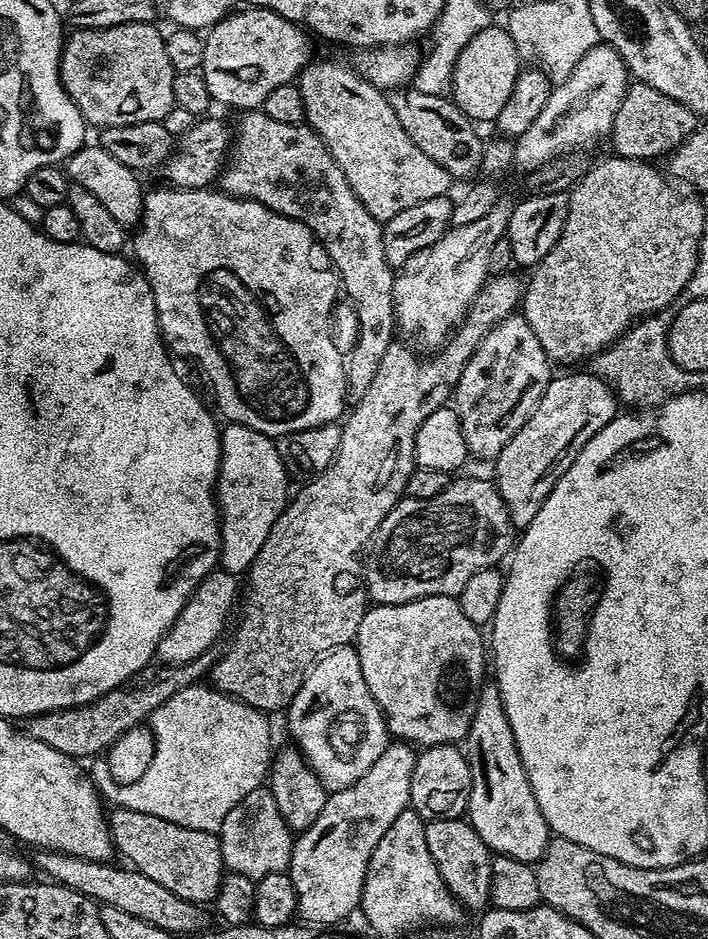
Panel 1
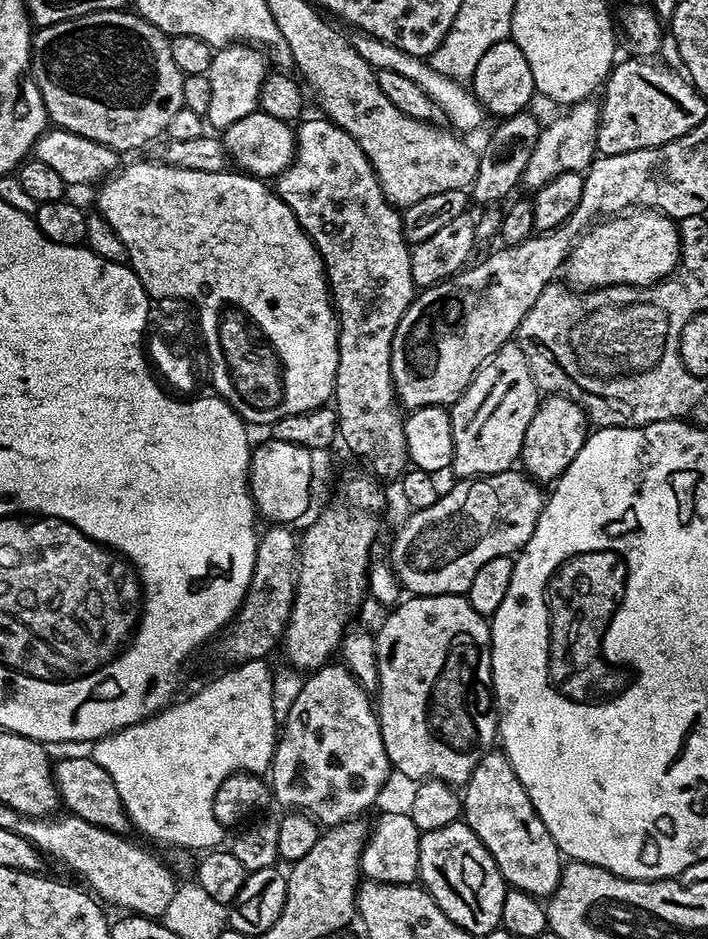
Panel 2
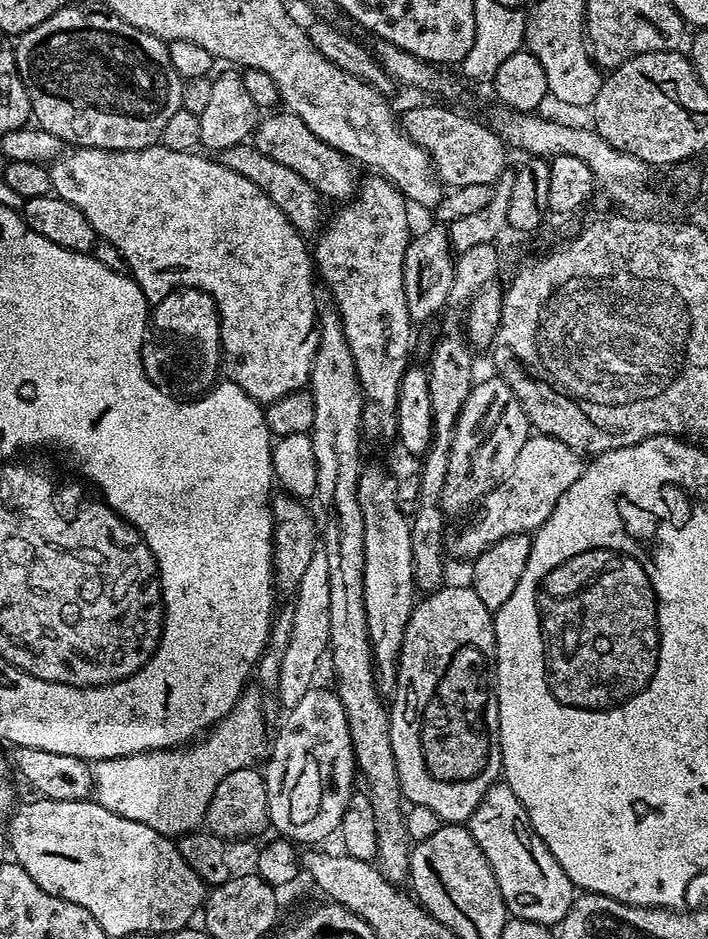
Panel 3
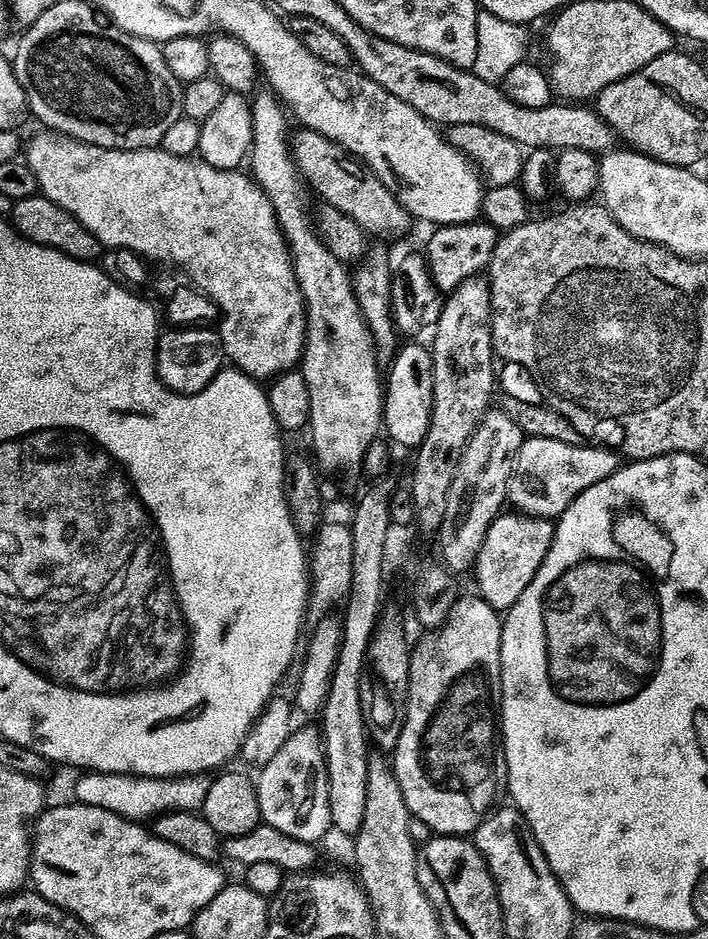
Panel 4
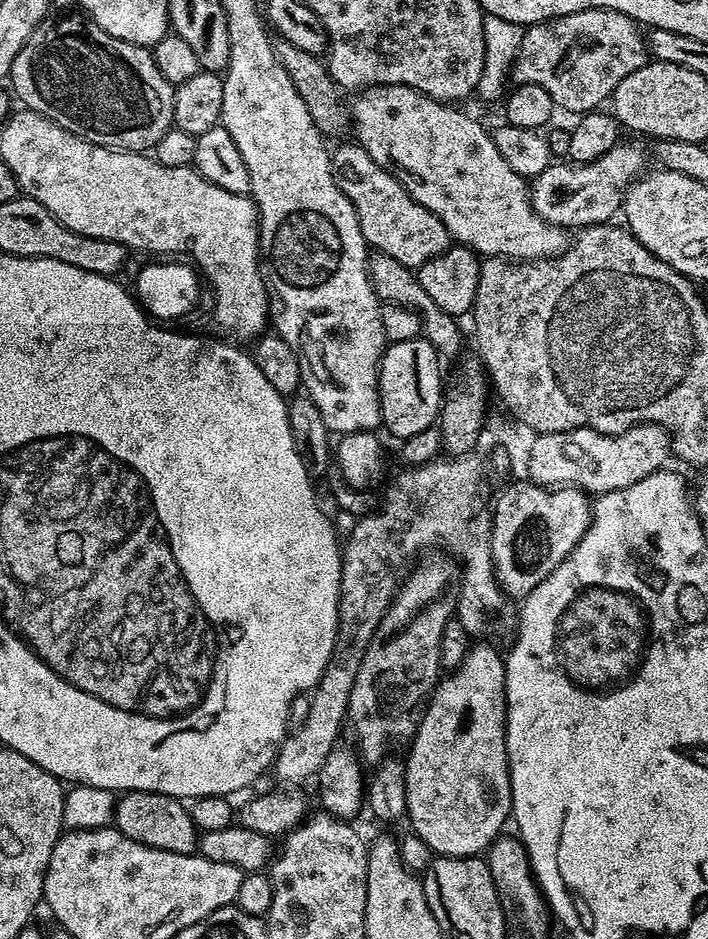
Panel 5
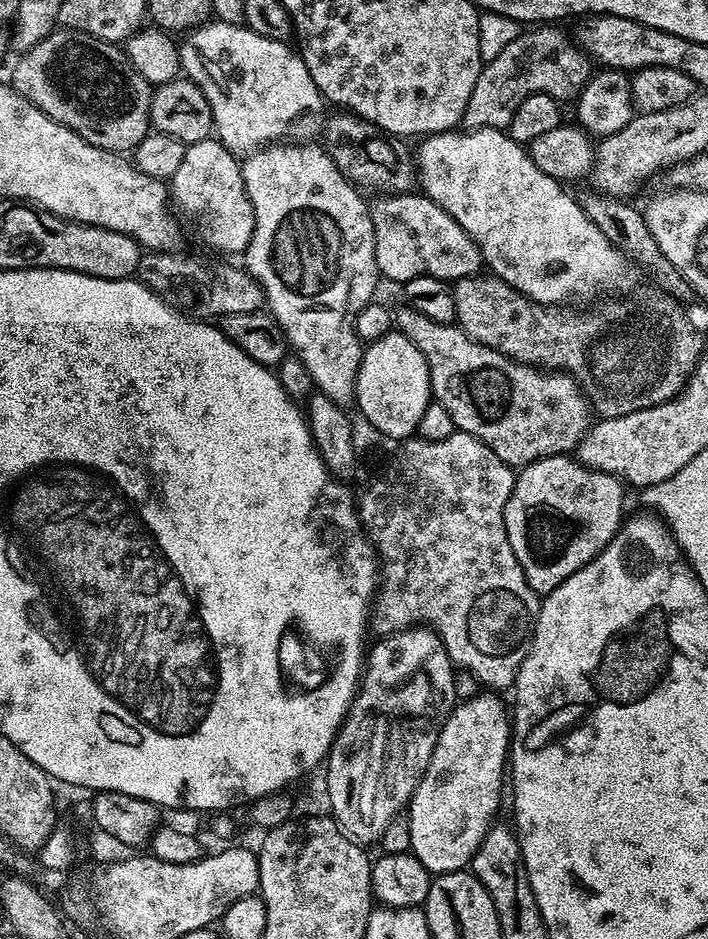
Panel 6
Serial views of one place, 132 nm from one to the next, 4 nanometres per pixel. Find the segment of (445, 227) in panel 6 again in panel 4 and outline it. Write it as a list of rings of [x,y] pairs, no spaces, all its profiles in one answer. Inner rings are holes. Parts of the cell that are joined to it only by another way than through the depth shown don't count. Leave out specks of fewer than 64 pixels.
[[[300,132],[297,138],[295,135],[292,144],[293,159],[313,193],[321,192],[327,203],[354,218],[354,222],[358,222],[358,226],[373,237],[407,234],[408,227],[414,224],[413,217],[396,201],[396,195],[372,173],[371,168],[345,152],[341,144],[336,144],[330,138],[317,132]]]

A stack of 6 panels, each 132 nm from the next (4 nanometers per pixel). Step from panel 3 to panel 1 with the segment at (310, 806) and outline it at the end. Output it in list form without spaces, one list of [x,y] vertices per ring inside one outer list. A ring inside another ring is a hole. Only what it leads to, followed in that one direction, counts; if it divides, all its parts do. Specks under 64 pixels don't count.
[[[355,647],[335,648],[326,654],[312,668],[311,674],[302,682],[298,694],[286,709],[288,724],[292,727],[295,747],[299,748],[305,760],[312,767],[312,772],[324,784],[329,793],[341,792],[364,777],[378,762],[378,758],[390,743],[388,725],[384,722],[384,713],[380,711],[378,702],[370,694],[370,686],[366,686],[366,678],[362,678],[362,662],[358,662]]]

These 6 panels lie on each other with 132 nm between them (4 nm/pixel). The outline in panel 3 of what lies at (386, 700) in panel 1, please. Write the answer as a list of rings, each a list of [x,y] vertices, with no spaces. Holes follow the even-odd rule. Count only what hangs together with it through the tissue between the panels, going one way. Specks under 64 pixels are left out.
[[[445,586],[436,592],[425,595],[415,605],[413,612],[406,623],[405,637],[402,638],[400,656],[397,658],[396,685],[390,699],[390,746],[394,746],[394,762],[398,762],[398,778],[403,799],[409,805],[417,804],[434,810],[444,824],[463,825],[474,814],[478,802],[486,794],[486,790],[494,783],[502,772],[500,759],[500,719],[498,718],[498,698],[496,697],[496,626],[494,612],[484,605],[482,598],[471,586],[464,588],[451,588]]]

